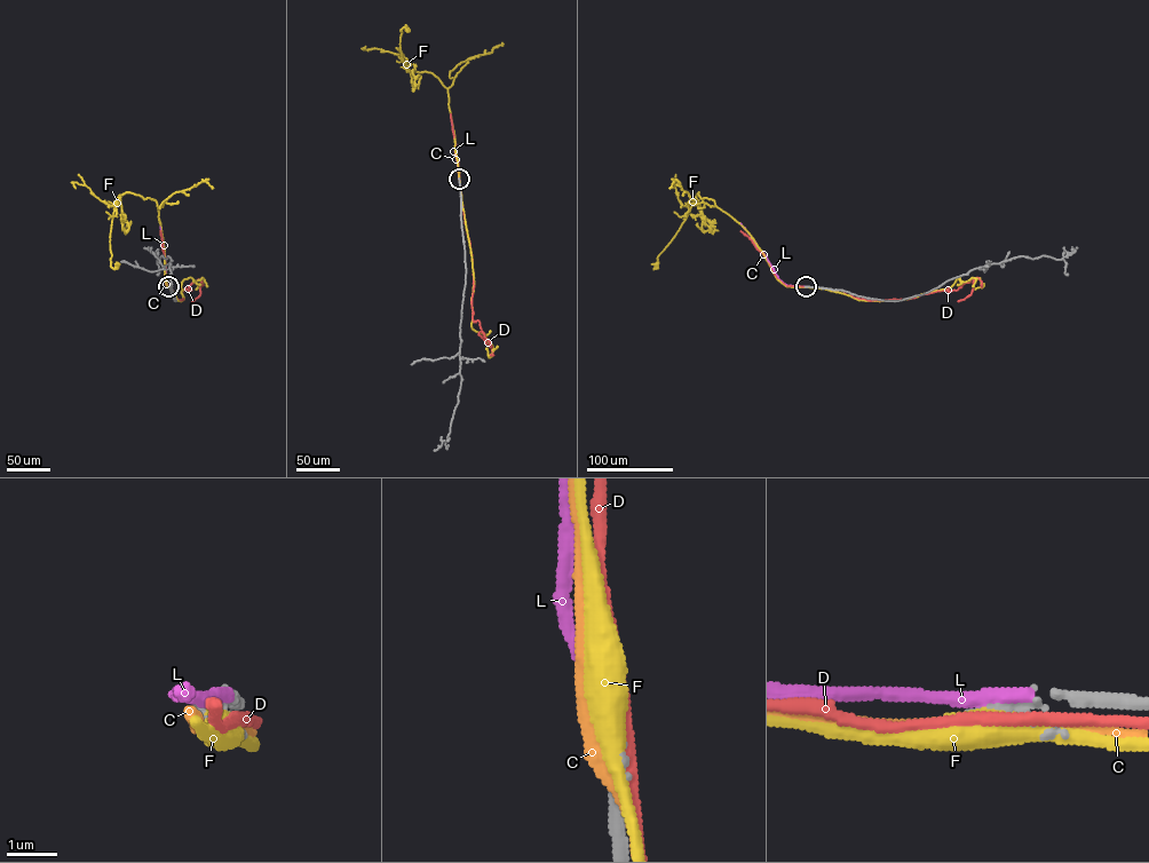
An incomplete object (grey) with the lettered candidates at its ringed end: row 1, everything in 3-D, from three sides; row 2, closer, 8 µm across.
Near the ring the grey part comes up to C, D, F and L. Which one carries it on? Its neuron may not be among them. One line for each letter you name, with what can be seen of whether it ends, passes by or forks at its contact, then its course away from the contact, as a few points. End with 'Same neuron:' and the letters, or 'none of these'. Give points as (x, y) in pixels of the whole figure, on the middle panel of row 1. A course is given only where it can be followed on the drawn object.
L: it ends | via (459, 179), (451, 113)
Same neuron: L

